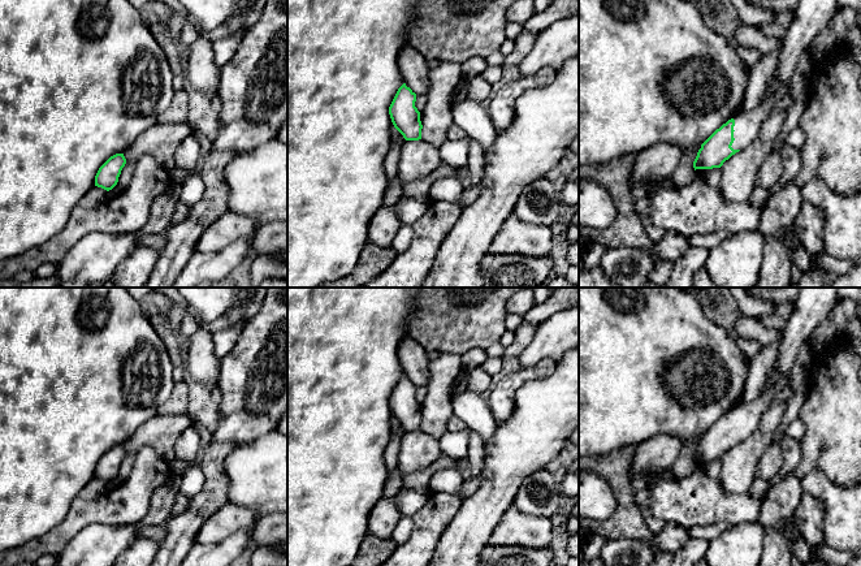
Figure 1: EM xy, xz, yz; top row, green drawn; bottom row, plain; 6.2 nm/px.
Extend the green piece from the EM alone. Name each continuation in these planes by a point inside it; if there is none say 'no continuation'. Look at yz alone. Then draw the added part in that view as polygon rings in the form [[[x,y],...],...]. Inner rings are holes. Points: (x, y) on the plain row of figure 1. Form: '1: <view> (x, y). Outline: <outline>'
1: yz (813, 305). Outline: [[[801,288],[795,311],[784,328],[783,341],[778,345],[771,370],[760,390],[758,397],[750,402],[739,402],[734,418],[734,441],[749,437],[760,425],[761,418],[771,405],[773,375],[789,373],[797,354],[806,338],[825,320],[839,302],[838,288]]]

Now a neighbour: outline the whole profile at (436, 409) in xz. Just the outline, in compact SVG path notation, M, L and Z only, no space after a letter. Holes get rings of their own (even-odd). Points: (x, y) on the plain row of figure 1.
M440 353L429 360L427 396L420 403L423 432L436 438L447 432L447 422L454 415L451 385L462 371L459 354Z

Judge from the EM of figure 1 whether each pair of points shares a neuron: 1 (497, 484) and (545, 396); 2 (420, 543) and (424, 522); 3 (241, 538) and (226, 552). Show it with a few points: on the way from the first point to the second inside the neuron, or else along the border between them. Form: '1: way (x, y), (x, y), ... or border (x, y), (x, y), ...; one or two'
1: way (507, 462), (537, 431), (544, 418); one
2: way (424, 538), (424, 527); one
3: way (237, 541), (230, 548); one

